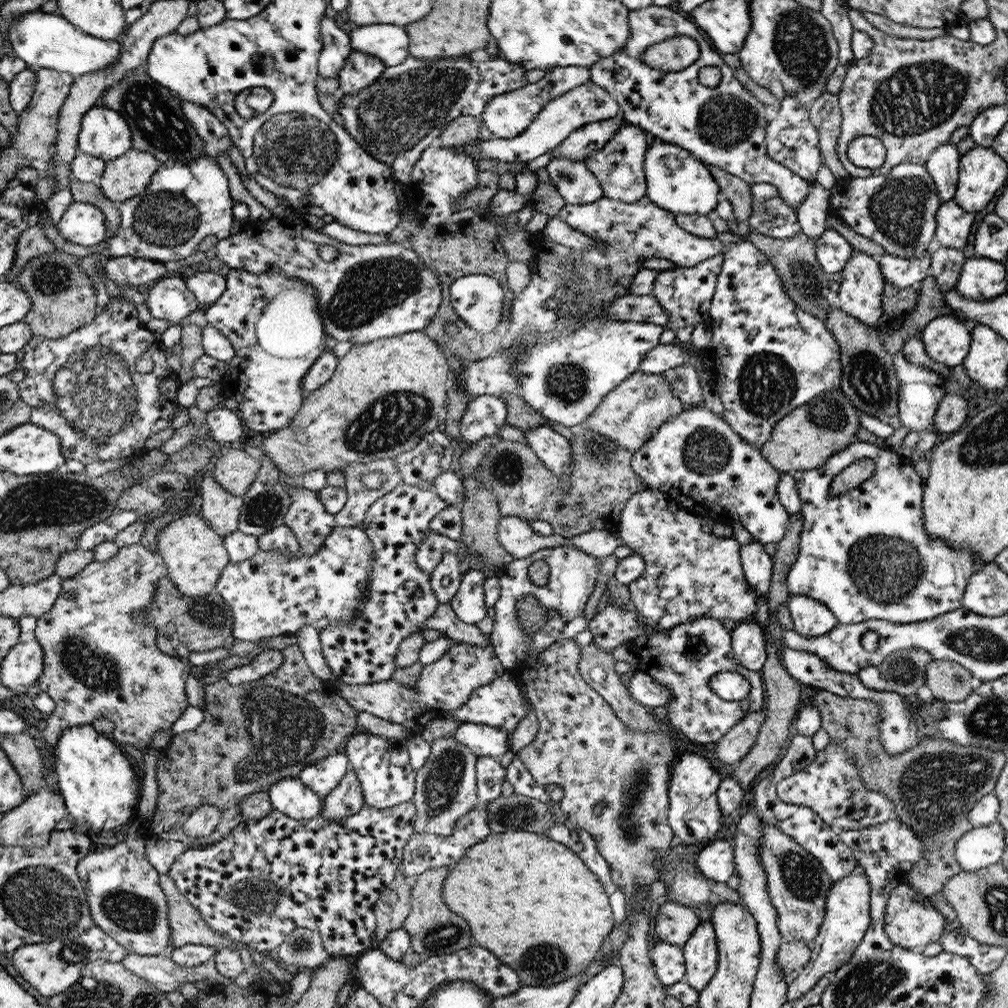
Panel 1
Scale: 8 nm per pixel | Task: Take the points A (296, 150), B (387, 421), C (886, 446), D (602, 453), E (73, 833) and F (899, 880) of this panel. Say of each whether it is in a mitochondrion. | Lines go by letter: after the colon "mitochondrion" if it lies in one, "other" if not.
A: mitochondrion
B: mitochondrion
C: other
D: mitochondrion
E: other
F: other

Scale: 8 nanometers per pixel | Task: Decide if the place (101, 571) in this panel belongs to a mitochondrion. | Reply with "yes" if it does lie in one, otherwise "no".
no

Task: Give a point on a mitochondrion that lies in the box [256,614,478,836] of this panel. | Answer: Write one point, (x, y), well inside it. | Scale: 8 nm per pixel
(442, 782)

